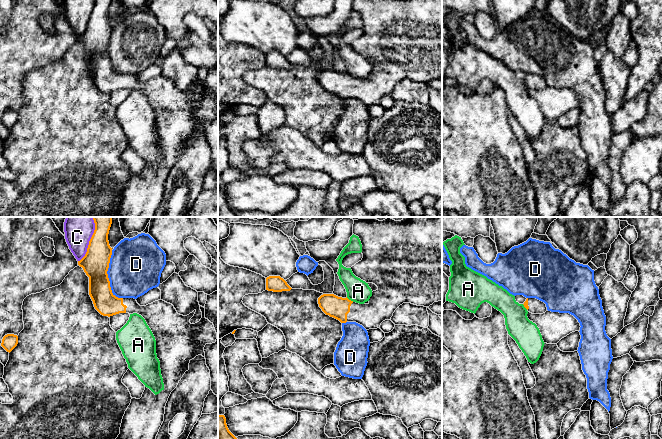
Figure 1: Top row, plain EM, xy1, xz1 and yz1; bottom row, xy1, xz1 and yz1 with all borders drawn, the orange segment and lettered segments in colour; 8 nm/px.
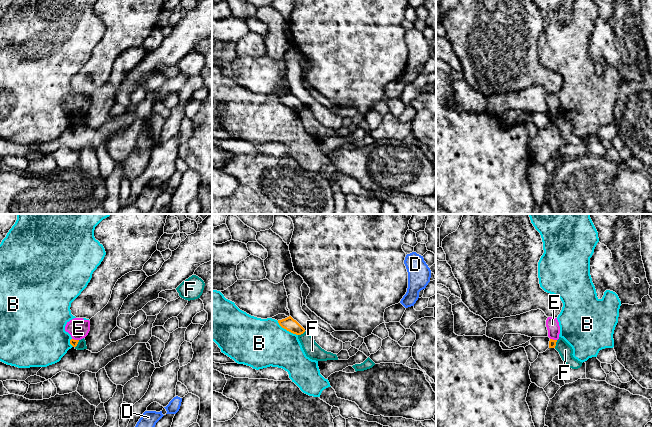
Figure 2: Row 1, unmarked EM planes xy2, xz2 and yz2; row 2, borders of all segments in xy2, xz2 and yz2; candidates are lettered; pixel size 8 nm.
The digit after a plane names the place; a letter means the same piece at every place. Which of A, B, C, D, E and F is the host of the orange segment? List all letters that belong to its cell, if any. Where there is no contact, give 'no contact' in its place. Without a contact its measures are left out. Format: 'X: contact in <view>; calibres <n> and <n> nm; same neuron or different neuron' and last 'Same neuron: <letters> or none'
A: contact in xz1; calibres 180 and 180 nm; different neuron
B: contact in xz2; calibres 110 and 400 nm; different neuron
C: contact in xy1; calibres 220 and 240 nm; different neuron
D: contact in xy1; calibres 220 and 420 nm; different neuron
E: contact in xy2; calibres 50 and 170 nm; different neuron
F: contact in xz2; calibres 110 and 130 nm; different neuron
Same neuron: none

